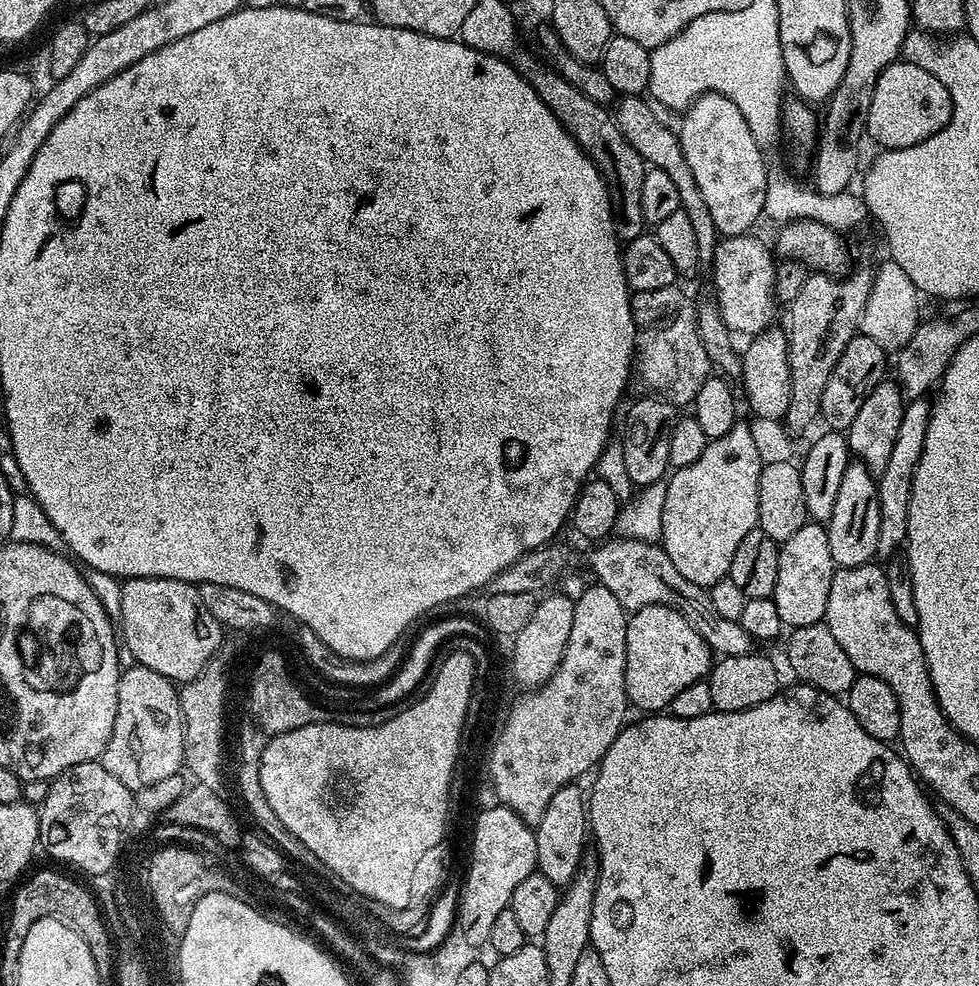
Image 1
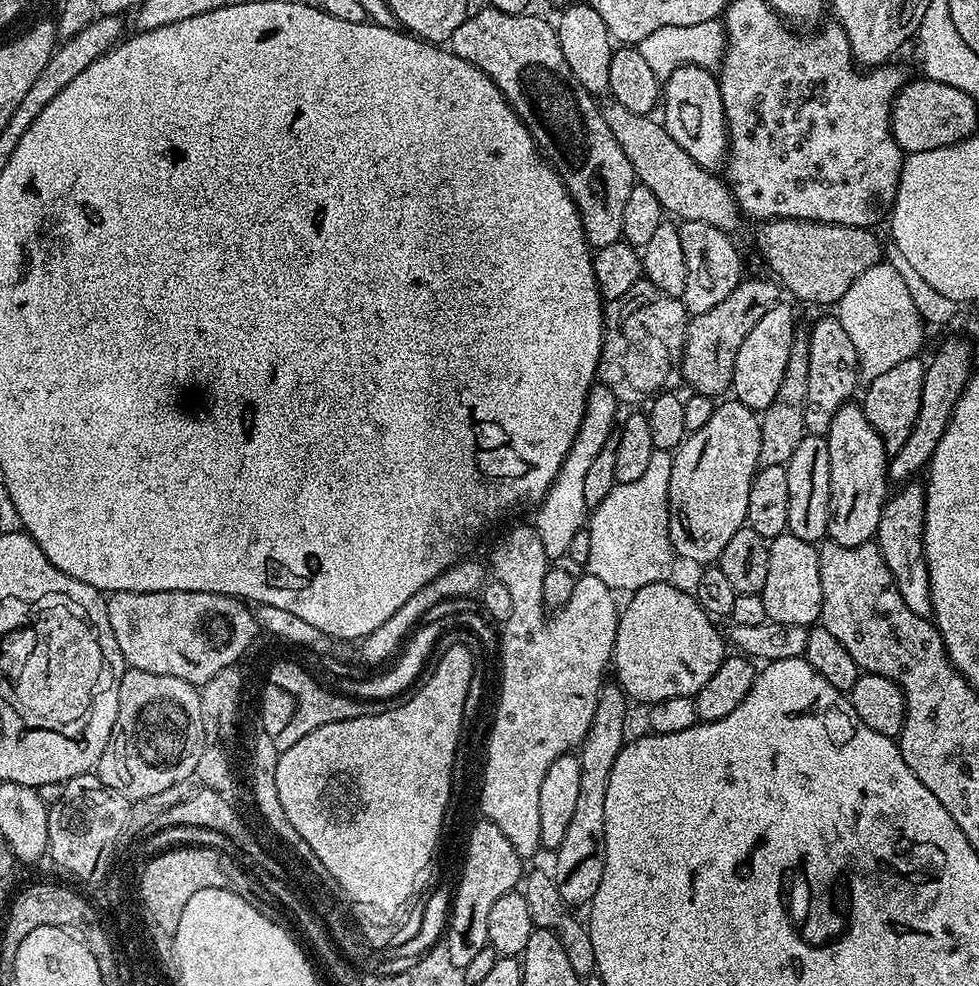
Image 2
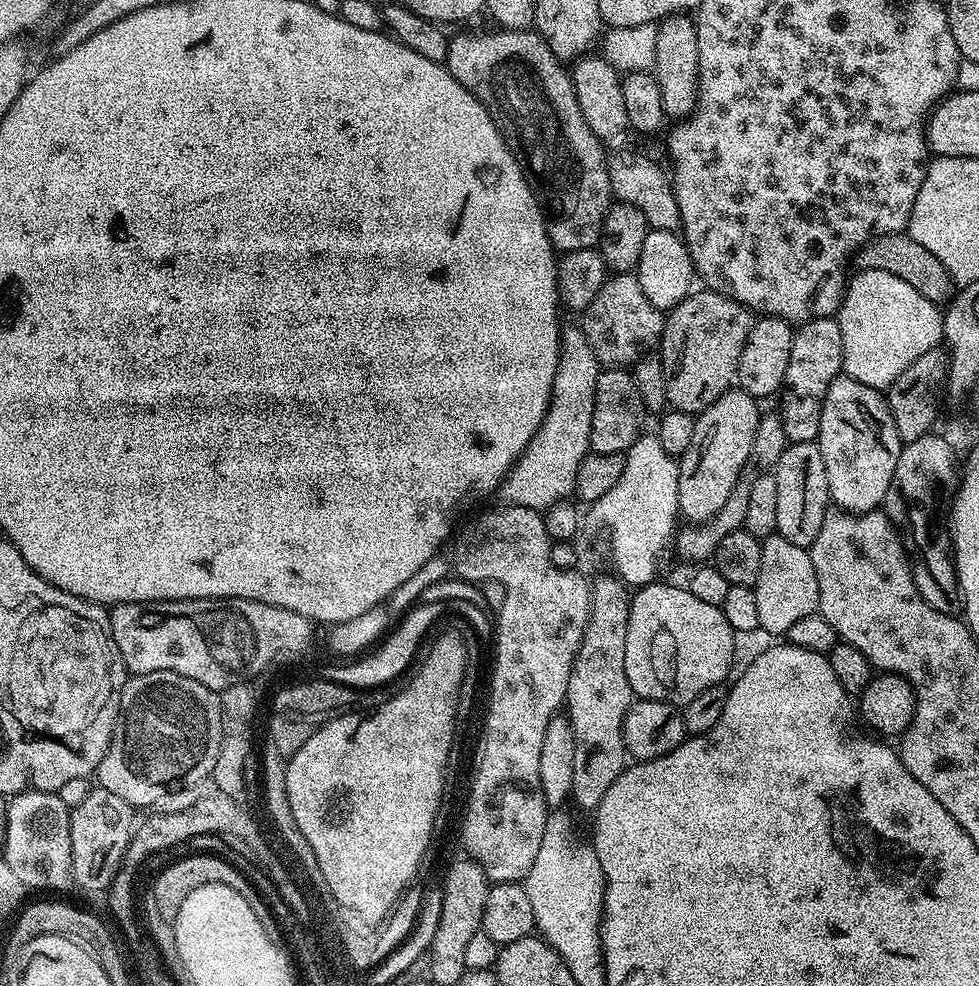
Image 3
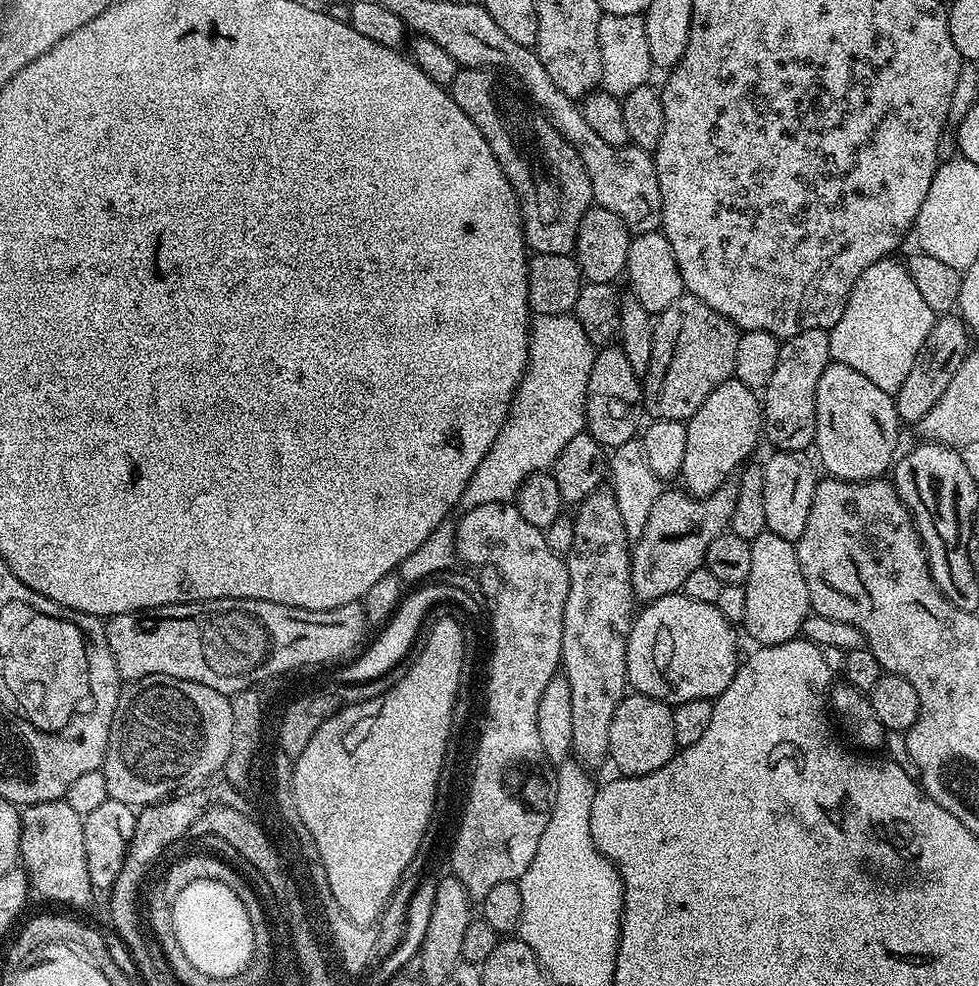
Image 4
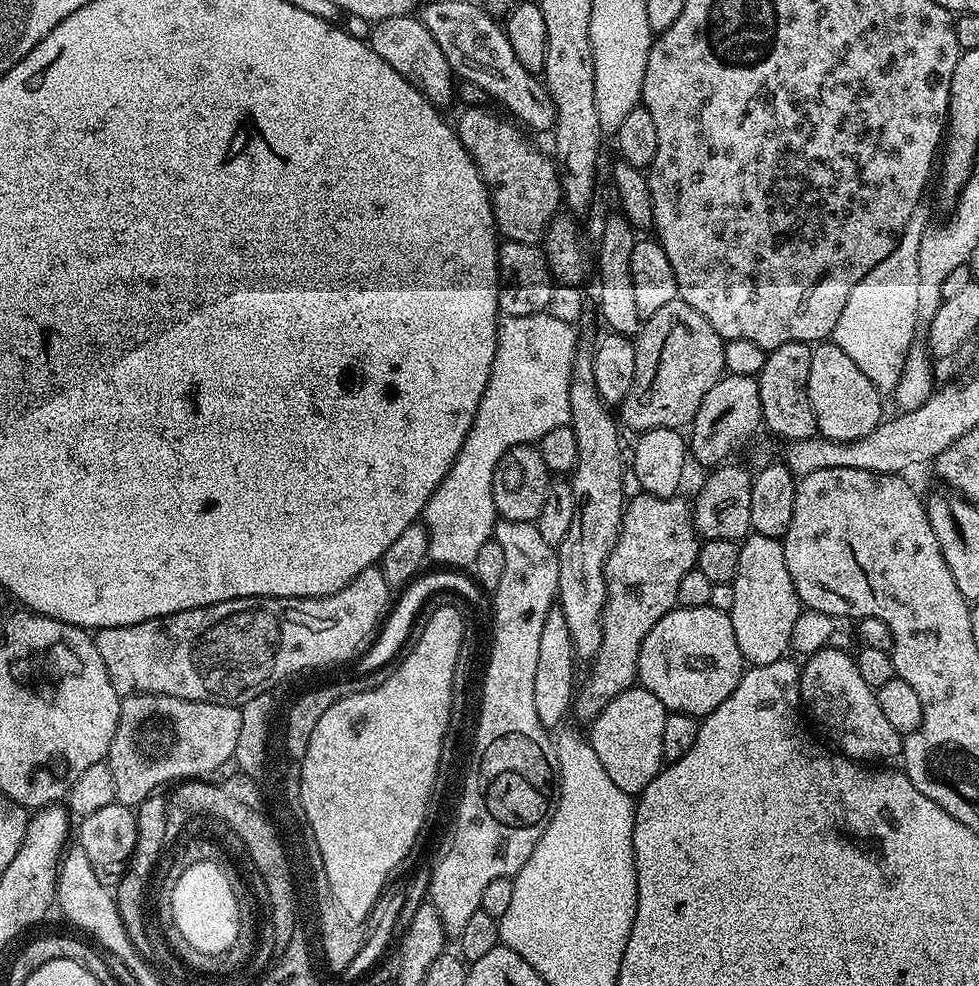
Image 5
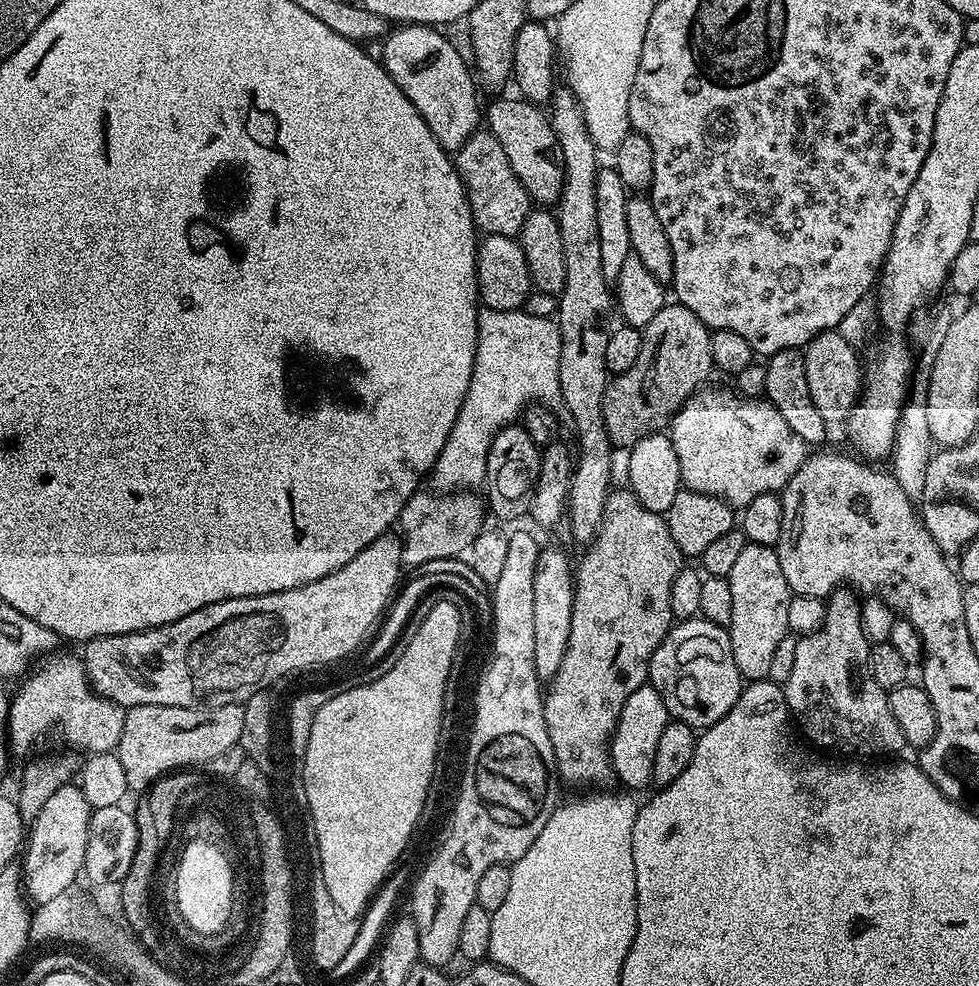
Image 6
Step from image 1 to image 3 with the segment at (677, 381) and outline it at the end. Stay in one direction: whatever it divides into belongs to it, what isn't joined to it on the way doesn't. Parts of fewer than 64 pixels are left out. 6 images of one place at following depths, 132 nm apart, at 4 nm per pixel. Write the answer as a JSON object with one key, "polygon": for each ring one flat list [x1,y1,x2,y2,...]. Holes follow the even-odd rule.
{"polygon":[[622,272,609,275,594,302,579,313,578,327,584,333,586,342,590,342,590,350,594,350,601,365,627,369,645,359,651,353,648,351,651,348,653,351,659,345,664,332,664,317,665,313,655,308,646,294,642,294,642,286,638,286,636,275]]}

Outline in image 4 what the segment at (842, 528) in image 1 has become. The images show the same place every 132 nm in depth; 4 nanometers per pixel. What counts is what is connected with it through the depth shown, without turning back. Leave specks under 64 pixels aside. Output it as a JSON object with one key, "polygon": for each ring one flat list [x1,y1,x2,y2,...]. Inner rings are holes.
{"polygon":[[829,362,826,370,822,370,822,378,818,378,818,394,816,395,816,442,814,445,814,452,820,455,819,467,825,468,827,475,833,480,874,480,883,477,885,473,893,467,894,461,897,459,898,451,896,452,896,443,900,440,900,428,902,429,902,421,899,414,896,412,895,399,889,393,883,392,870,382,865,375,858,373,858,371,851,369,850,366]]}

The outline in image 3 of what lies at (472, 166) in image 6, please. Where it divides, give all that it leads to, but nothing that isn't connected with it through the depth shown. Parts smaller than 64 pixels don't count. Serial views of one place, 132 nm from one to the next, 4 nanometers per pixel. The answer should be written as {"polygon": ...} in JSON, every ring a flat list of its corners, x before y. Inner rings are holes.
{"polygon":[[497,27,495,31,460,32,456,37,453,35,448,42,446,59,448,72,454,74,454,78,458,78,458,82,462,82,462,86,466,86,466,90,473,92,482,102,482,106,486,106,486,110,492,121,498,126,502,138,508,143,510,150,516,156,516,161,520,164,520,169,523,170,525,176,528,177,528,183,532,185,533,192,536,193,541,205,546,209,548,236,552,239,553,248,561,253,596,248,600,243,600,235,604,233,604,219,608,209,614,203,612,187,610,186,610,170,608,169,610,156,609,153,604,153,605,141,596,137,593,130,590,130,590,126,587,125,586,119,582,116,582,110,579,109,578,98,575,97,571,71,552,53,547,40,539,32,526,28]]}

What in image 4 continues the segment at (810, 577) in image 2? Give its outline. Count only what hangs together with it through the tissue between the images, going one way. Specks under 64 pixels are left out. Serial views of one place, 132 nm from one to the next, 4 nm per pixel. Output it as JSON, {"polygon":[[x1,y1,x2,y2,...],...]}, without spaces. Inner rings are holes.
{"polygon":[[767,530,751,542,750,574,743,583,746,590,746,618,742,628,748,631,750,639,757,640,757,645,783,645,801,635,804,620,812,607,806,590,806,578,802,578,796,545]]}

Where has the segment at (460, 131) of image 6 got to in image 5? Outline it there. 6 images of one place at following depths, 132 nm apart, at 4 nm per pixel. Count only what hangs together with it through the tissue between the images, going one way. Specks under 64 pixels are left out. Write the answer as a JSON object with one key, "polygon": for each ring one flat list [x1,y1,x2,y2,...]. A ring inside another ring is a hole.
{"polygon":[[415,15,375,21,371,25,370,43,378,58,390,62,390,66,405,76,431,104,444,110,454,100,454,73,450,62,446,62,446,54,442,54,442,49,438,47,438,42,434,42,430,30,426,30,424,23]]}

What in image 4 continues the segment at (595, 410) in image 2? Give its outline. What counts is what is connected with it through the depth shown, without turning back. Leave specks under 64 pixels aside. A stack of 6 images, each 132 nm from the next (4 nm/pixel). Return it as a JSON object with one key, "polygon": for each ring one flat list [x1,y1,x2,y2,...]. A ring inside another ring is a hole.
{"polygon":[[575,315,536,316,531,321,528,334,528,368,520,380,516,397,512,400,512,409,504,421,502,430,490,446,486,458,478,466,474,478,464,491,462,501,465,509,482,506,486,502,506,504,516,499,516,492,535,472,551,469,566,444,579,432,585,431,586,417,586,386,590,382,590,366,594,366,597,349,586,338,586,330,576,321]]}

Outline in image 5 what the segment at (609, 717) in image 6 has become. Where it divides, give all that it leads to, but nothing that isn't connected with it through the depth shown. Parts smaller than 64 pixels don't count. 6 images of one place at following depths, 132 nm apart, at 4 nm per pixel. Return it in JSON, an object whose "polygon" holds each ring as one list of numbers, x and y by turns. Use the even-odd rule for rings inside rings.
{"polygon":[[639,494,631,497,624,505,624,517,620,523,620,537,614,550,610,550,604,567,608,597,604,603,602,617,604,622,602,646,598,646,596,655,590,664,592,669,589,670,585,680,583,677,574,696,574,716,576,712,576,716,580,720,585,720,585,722,595,720,598,713,619,692,625,692,637,683,636,663,646,634,650,634,650,630,654,630,656,623,666,613,677,607,678,585,688,571,696,567,696,555,700,549,701,541,696,534,696,525,692,523,692,509,689,501,684,501,682,497,683,495,680,494,675,496]]}

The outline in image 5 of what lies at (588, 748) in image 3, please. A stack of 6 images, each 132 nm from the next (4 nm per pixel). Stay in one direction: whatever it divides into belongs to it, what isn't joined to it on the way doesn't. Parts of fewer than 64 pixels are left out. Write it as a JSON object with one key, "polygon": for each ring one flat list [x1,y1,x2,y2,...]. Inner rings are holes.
{"polygon":[[577,351,570,374,570,426,578,442,578,462,570,473,574,490,574,518,570,530,556,549,558,558,558,607,570,626,570,638,581,661,593,659,604,637,604,603,608,597,604,567,610,550,620,537,626,497,623,474,626,452,620,449,618,420,598,394,594,382,592,352]]}

